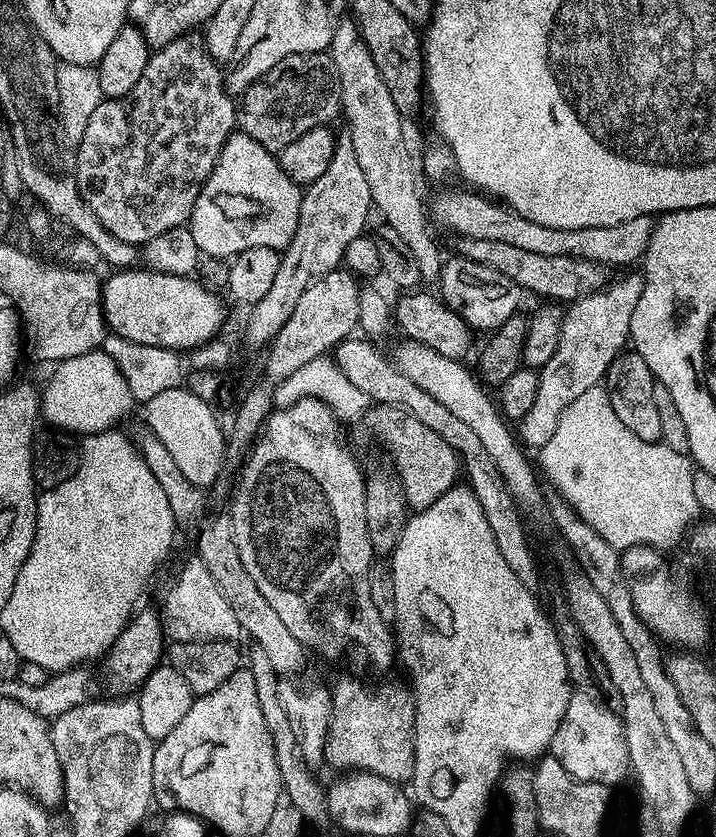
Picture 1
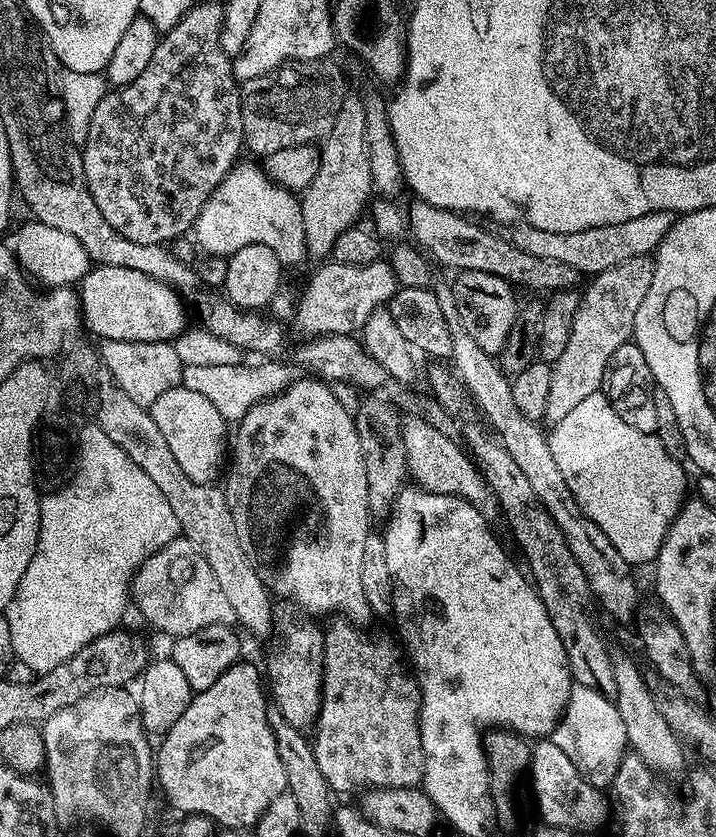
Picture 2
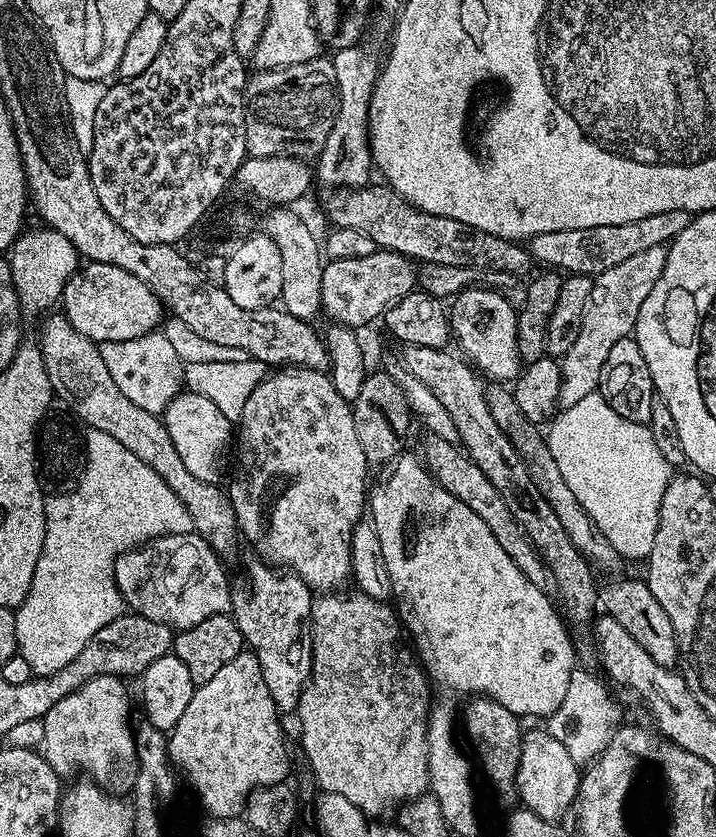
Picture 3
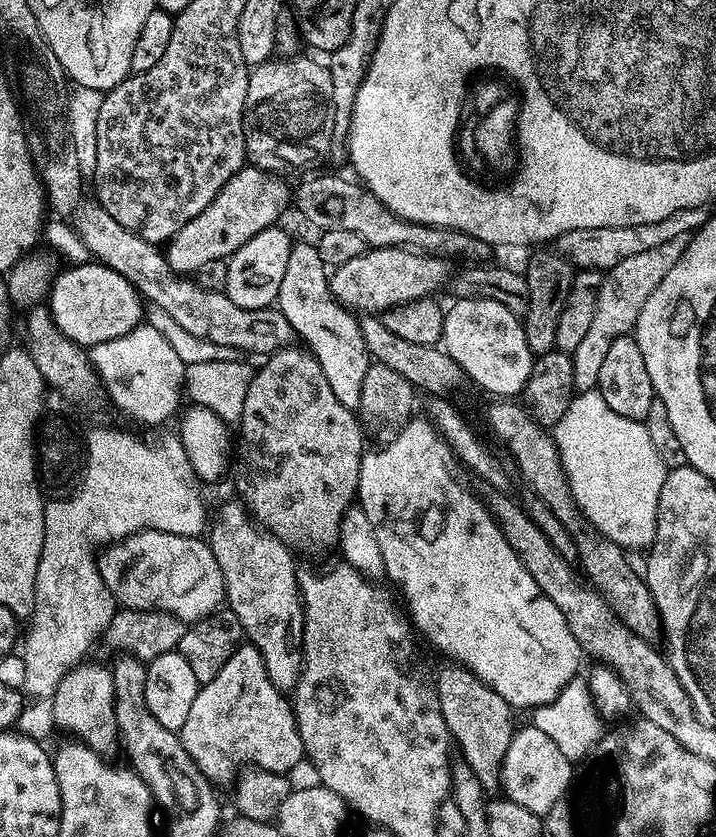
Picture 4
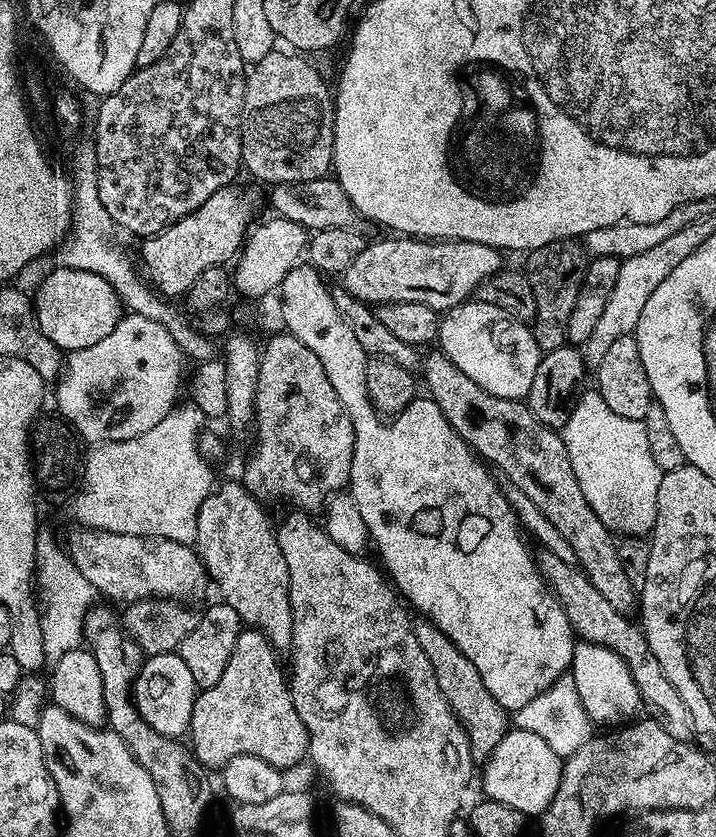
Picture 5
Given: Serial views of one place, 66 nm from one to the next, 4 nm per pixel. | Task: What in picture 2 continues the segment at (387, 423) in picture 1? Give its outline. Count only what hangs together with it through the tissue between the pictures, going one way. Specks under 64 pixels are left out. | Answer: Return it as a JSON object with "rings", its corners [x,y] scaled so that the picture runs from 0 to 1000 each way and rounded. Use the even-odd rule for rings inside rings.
{"rings":[[[573,497],[563,503],[561,520],[566,528],[568,565],[575,573],[578,571],[580,579],[606,590],[638,591],[647,597],[655,597],[662,609],[668,609],[668,614],[673,614],[673,619],[683,624],[700,620],[698,605],[691,590],[676,575],[676,569],[668,563],[658,544],[638,527],[603,511],[596,502],[587,507],[587,497]],[[592,526],[603,526],[603,530],[598,530],[598,535],[587,535]]]}

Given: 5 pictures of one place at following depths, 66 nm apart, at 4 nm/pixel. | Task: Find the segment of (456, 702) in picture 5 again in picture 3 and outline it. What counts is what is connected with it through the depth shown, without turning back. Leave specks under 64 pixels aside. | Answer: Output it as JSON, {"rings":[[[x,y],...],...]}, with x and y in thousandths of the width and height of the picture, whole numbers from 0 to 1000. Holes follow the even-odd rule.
{"rings":[[[662,832],[655,836],[658,838],[649,846],[645,846],[645,870],[648,865],[651,879],[663,901],[661,904],[684,934],[691,958],[703,968],[714,967],[723,953],[721,927],[732,876],[726,870],[728,861],[715,849],[682,833]]]}

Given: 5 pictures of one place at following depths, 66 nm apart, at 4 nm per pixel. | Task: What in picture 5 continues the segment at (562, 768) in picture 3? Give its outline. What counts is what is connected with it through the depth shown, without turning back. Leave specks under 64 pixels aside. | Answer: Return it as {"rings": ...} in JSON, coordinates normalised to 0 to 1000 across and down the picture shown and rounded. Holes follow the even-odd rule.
{"rings":[[[711,869],[705,879],[689,898],[682,902],[682,907],[675,909],[676,924],[669,924],[668,937],[676,940],[675,950],[690,958],[701,958],[701,963],[712,963],[723,968],[735,977],[753,976],[767,963],[774,953],[774,949],[782,938],[782,919],[785,916],[785,904],[768,894],[758,882],[751,877],[743,877],[739,872]]]}

